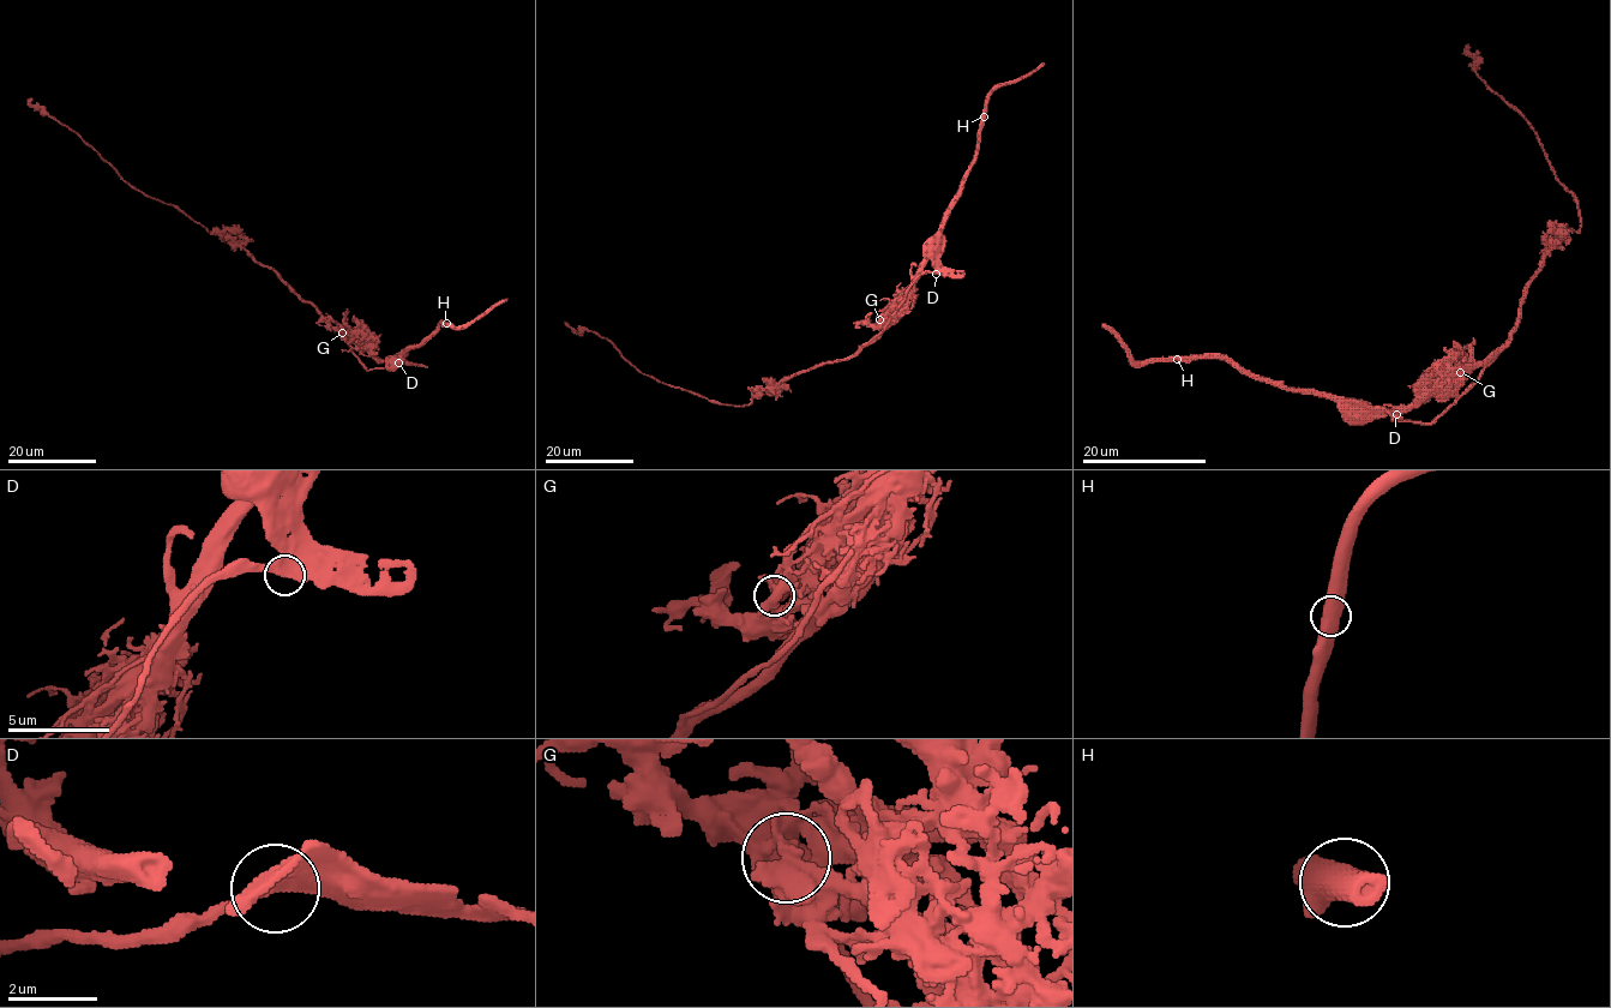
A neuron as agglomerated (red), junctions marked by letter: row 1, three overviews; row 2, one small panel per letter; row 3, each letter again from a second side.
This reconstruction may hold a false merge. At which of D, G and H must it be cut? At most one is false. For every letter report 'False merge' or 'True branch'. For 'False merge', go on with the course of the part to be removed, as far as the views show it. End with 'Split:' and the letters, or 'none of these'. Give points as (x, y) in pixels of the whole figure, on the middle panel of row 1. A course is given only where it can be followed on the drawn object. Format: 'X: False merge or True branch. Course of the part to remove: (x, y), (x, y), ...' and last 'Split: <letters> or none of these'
D: True branch
G: False merge. Course of the part to remove: (879, 320), (906, 292), (932, 248), (944, 212), (975, 155), (985, 100), (999, 88), (1023, 78), (1045, 64)
H: True branch
Split: G

